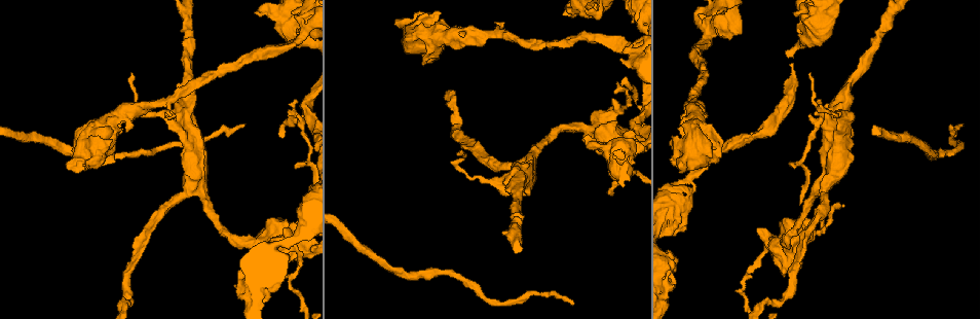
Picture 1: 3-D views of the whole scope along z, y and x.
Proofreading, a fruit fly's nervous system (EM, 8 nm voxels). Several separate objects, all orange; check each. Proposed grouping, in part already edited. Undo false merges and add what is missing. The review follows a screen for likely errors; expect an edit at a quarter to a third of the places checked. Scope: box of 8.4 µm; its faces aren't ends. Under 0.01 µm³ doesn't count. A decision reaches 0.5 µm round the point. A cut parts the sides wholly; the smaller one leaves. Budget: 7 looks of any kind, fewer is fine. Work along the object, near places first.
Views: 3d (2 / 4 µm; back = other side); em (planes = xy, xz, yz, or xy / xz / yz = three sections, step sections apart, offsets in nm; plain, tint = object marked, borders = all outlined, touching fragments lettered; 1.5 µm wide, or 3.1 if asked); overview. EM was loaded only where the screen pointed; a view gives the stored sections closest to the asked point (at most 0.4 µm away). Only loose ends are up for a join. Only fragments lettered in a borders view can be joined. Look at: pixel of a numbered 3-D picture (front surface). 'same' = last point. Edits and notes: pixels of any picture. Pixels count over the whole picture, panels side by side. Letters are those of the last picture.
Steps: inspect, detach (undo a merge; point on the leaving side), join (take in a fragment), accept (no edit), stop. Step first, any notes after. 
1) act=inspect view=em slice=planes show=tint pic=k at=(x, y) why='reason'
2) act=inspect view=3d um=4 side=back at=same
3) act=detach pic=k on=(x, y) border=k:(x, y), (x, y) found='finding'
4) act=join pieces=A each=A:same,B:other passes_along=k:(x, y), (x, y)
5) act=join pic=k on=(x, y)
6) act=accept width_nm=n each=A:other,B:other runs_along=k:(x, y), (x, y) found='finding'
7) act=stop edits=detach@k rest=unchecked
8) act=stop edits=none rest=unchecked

act=inspect view=3d um=4 pic=1 at=(625, 105) why='calibre changes'

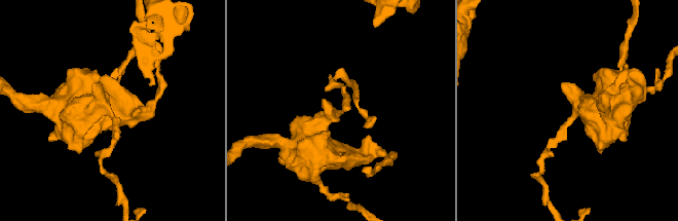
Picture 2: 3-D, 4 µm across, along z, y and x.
act=inspect view=em slice=yz step=8 show=tint pic=2 at=(342, 111) why='need the tissue'

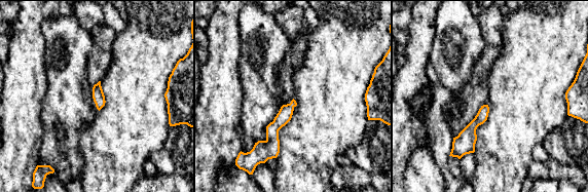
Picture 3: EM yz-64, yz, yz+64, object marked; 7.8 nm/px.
act=inspect view=em slice=planes show=borders at=same why='another direction'

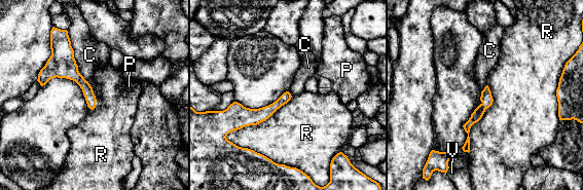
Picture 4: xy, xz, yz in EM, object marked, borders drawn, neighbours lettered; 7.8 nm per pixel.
act=accept width_nm=80 each=C:other,P:other,R:other,V:other runs_along=4:(59, 43), (92, 106) found='continuous, no second neuron'

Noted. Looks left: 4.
act=inspect view=3d um=2 side=back pic=1 at=(676, 259)

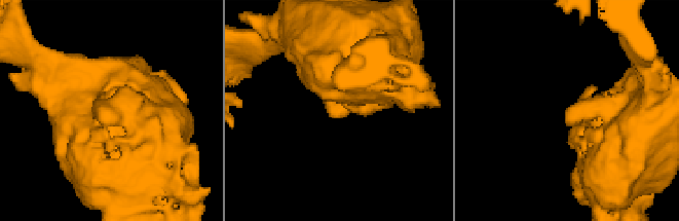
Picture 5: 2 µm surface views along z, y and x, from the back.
act=inspect view=em slice=planes show=tint pic=5 at=(330, 115) why='need the tissue'

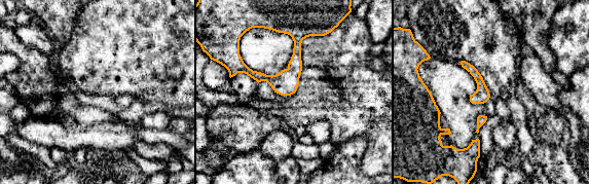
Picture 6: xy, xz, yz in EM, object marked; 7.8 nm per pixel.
act=inspect view=em slice=planes show=borders at=same

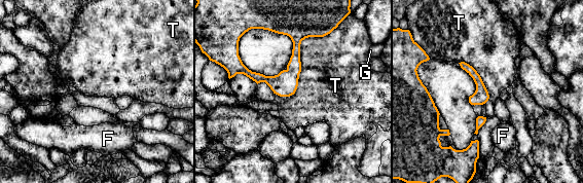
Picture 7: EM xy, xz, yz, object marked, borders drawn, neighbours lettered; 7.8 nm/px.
act=accept longest_contact=T:700nm each=F:other,G:other,T:other found='none of them fits'

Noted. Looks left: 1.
act=inspect view=em slice=xz step=8 show=borders pic=1 at=(629, 50) why='abrupt turn'

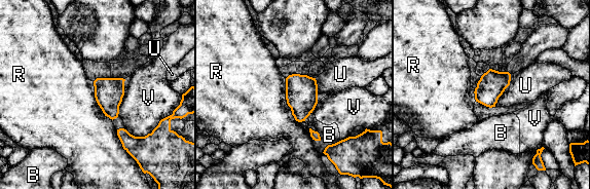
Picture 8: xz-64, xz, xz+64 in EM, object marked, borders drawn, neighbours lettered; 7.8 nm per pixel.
act=accept each=B:other,R:other,U:other,V:other border=8:(93, 81), (97, 104), (112, 119) found='continuous, no second neuron'

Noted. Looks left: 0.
act=stop edits=none rest=unchecked

